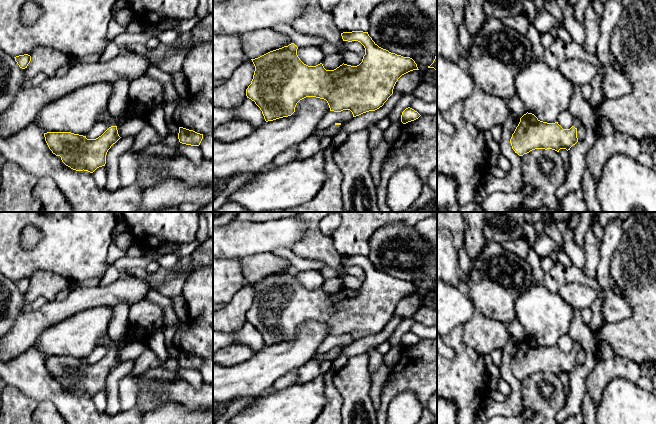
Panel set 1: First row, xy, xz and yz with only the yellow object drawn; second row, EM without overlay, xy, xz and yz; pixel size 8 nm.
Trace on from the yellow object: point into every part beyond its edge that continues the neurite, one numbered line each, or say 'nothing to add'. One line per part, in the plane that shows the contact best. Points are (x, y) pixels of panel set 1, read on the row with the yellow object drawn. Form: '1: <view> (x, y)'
1: xz (308, 148)

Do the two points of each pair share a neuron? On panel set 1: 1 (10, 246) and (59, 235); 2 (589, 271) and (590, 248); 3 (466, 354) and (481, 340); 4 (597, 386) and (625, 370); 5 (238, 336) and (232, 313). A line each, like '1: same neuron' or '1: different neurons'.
1: same neuron
2: same neuron
3: different neurons
4: same neuron
5: different neurons

